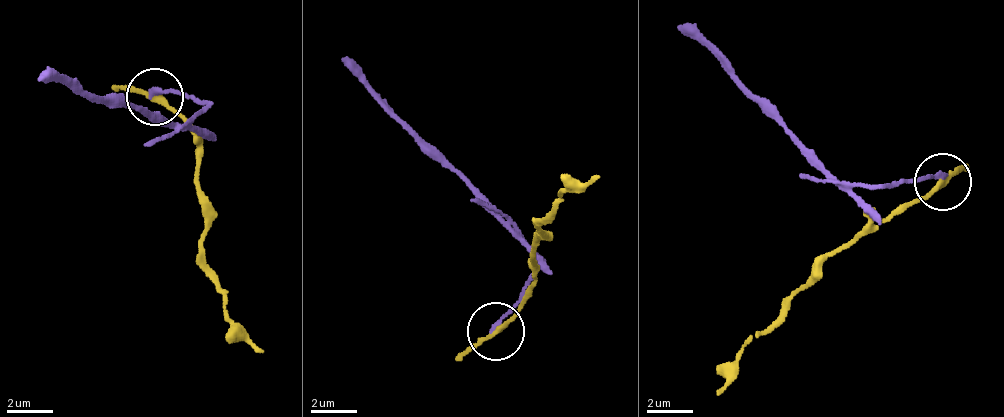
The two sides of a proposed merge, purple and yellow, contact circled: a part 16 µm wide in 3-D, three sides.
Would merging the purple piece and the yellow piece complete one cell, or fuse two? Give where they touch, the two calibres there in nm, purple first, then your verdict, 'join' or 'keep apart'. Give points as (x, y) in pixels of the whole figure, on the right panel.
(942, 182) | 220/200 nm | keep apart

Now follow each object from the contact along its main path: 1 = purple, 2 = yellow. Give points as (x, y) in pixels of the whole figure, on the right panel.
1: (941, 181), (877, 186), (827, 177), (708, 49), (676, 29)
2: (941, 183), (876, 220), (746, 346), (716, 394)

